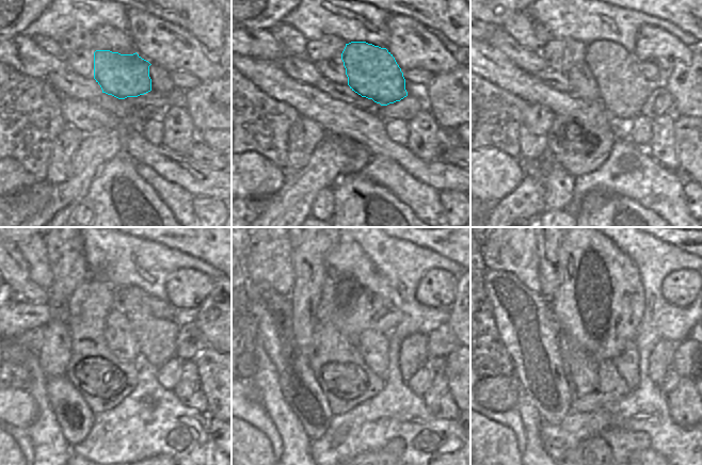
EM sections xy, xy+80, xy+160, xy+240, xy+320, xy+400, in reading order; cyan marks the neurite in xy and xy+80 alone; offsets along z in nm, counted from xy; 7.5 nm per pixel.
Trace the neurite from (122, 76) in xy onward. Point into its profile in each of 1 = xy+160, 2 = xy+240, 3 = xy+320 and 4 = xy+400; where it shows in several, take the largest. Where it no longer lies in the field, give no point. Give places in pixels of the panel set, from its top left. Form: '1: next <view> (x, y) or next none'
1: next xy+160 (623, 90)
2: next xy+240 (156, 337)
3: next xy+320 (413, 355)
4: next xy+400 (660, 361)

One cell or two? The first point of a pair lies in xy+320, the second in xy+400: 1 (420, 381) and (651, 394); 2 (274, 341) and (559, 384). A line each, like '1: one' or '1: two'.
1: two
2: one

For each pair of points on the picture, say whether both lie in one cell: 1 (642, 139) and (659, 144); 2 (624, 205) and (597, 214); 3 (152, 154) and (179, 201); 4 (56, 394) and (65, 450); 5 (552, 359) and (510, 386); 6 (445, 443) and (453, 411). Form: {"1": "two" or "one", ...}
{"1": "two", "2": "one", "3": "two", "4": "two", "5": "two", "6": "two"}

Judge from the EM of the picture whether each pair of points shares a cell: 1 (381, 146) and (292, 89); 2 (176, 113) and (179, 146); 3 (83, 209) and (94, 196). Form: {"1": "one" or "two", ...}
{"1": "one", "2": "one", "3": "two"}

